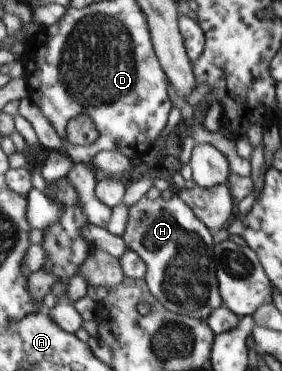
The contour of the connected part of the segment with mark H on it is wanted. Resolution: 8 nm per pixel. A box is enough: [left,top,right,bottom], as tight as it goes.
[122,195,224,321]

